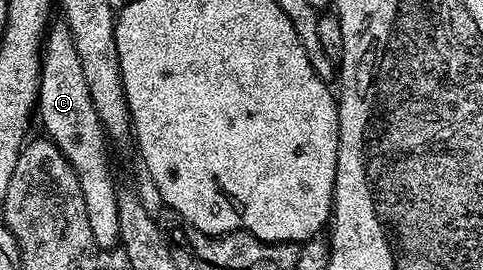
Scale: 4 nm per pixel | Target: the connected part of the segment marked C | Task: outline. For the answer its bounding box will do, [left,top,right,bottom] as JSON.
[38,19,121,250]

